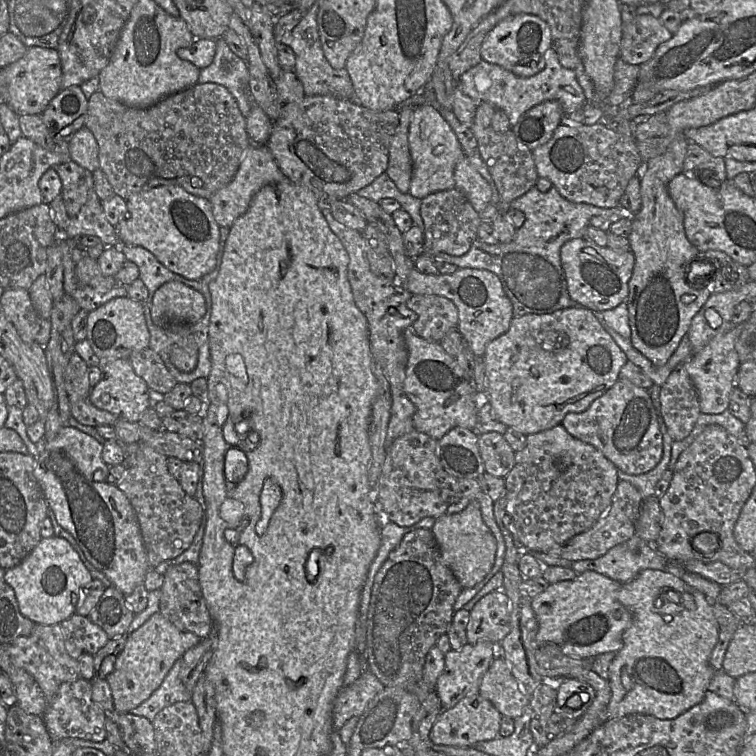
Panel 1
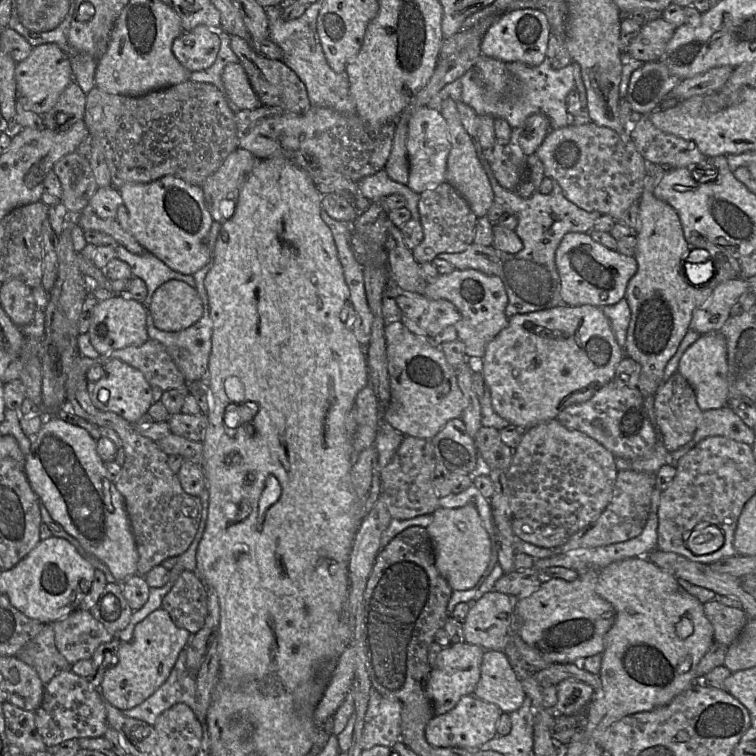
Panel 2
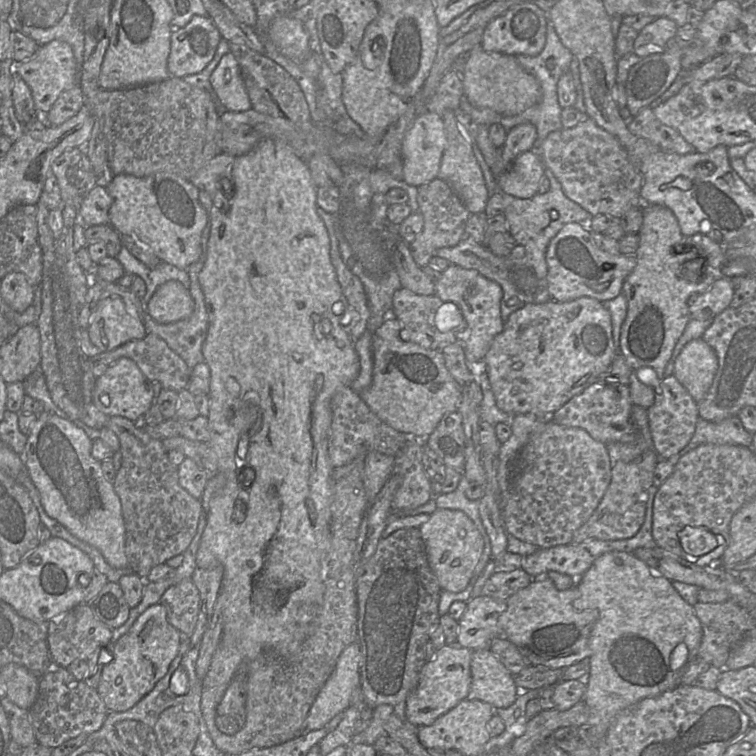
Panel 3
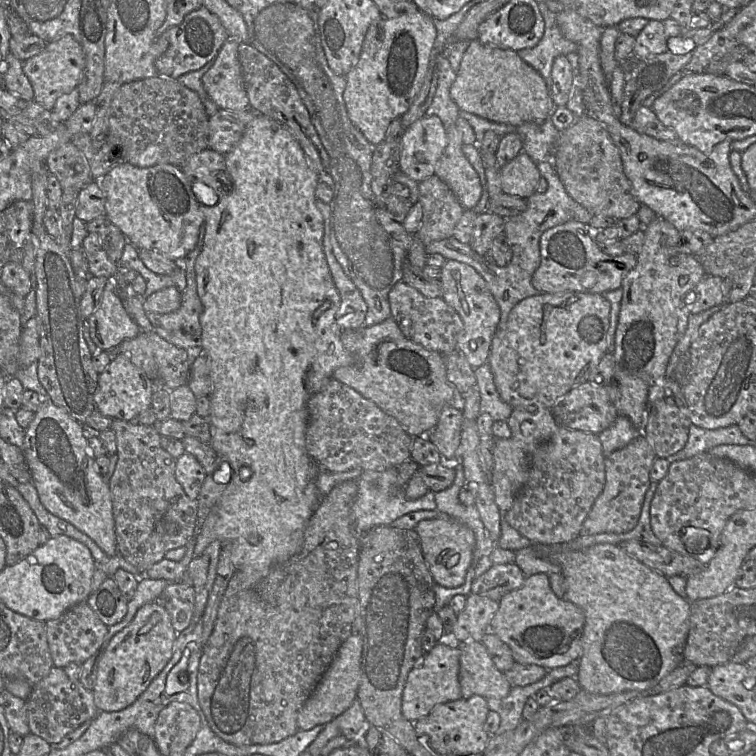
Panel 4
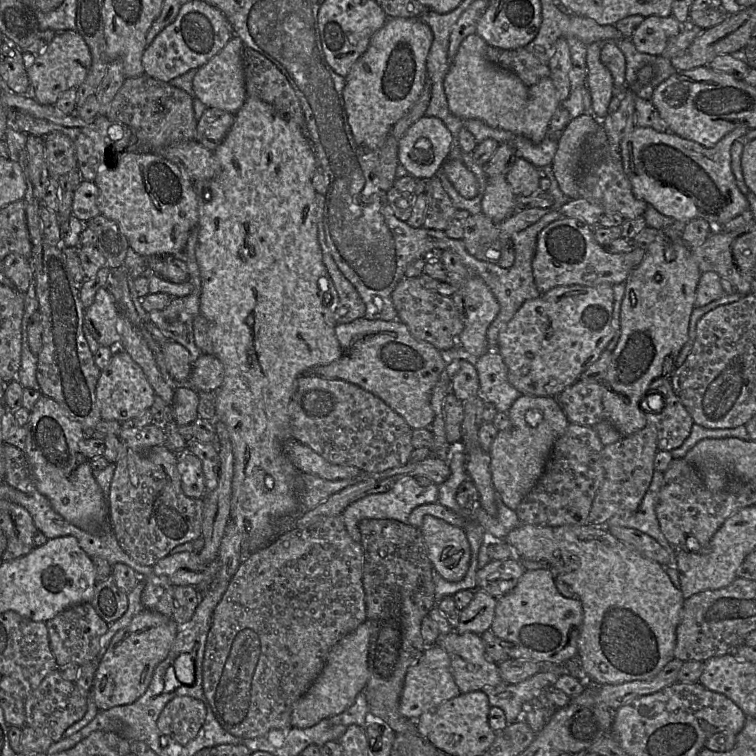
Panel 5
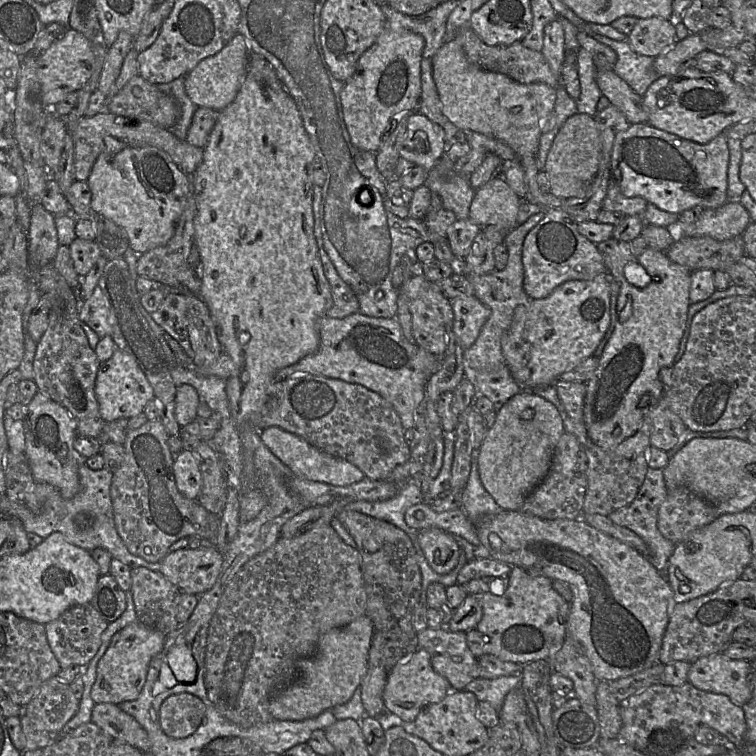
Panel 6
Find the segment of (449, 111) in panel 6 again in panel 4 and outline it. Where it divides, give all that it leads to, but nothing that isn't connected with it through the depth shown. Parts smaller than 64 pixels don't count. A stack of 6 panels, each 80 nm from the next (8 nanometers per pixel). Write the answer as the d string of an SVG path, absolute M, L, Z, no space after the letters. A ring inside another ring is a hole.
M479 39L469 42L456 72L456 79L450 88L450 96L460 111L512 126L520 126L527 122L542 123L553 115L557 108L545 79L533 67L525 63L516 51L492 48L481 43Z

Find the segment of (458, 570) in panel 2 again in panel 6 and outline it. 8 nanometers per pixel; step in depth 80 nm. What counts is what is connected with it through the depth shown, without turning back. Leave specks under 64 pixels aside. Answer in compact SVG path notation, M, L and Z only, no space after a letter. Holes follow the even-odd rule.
M440 528L421 530L419 544L436 573L447 574L457 566L461 549L453 534Z

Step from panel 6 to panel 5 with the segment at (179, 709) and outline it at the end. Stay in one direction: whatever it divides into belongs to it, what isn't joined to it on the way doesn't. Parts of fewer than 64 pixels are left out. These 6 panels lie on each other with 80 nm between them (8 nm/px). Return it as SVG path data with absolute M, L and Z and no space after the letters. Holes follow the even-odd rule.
M177 696L170 700L161 711L157 727L161 732L161 745L169 742L185 745L194 739L205 722L206 709L202 701L190 696Z

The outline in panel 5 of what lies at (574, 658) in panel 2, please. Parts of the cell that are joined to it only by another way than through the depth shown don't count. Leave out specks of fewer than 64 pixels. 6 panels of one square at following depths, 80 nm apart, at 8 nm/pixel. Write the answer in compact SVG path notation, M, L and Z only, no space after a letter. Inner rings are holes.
M535 569L525 570L517 584L497 598L489 630L507 644L509 658L555 665L578 658L582 622L581 601L561 595L550 570Z

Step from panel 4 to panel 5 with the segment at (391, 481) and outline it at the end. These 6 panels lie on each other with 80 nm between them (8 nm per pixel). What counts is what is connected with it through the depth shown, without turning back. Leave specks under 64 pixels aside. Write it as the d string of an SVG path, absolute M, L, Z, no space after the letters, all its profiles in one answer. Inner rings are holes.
M405 476L399 479L391 489L383 493L366 495L349 504L341 513L345 528L351 538L359 543L361 534L359 522L363 519L394 519L408 524L411 511L423 504L438 502L438 485L431 483L427 486L420 485L415 477Z

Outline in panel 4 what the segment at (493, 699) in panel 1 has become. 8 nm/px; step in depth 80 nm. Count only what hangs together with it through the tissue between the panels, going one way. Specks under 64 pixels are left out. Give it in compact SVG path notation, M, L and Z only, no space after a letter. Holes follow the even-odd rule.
M482 641L457 642L460 649L459 684L462 697L506 697L512 686L494 664Z

